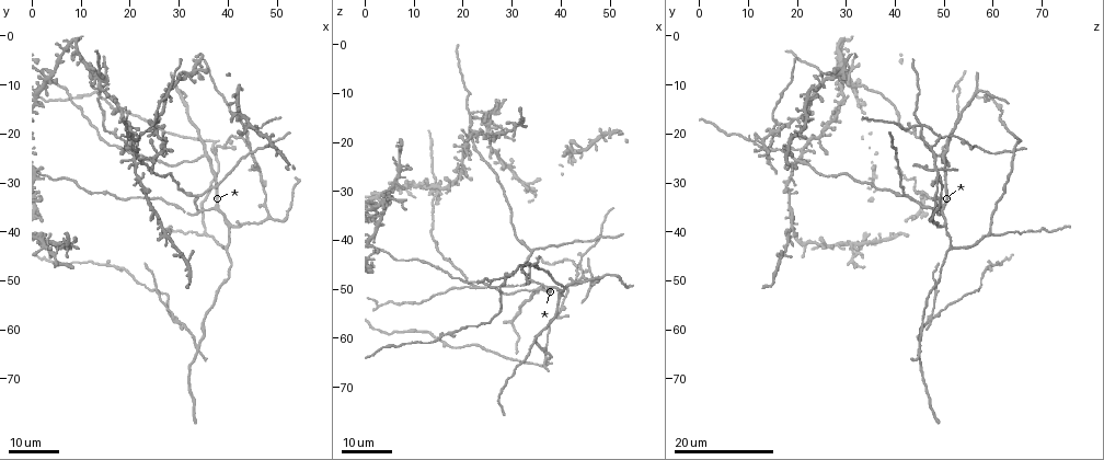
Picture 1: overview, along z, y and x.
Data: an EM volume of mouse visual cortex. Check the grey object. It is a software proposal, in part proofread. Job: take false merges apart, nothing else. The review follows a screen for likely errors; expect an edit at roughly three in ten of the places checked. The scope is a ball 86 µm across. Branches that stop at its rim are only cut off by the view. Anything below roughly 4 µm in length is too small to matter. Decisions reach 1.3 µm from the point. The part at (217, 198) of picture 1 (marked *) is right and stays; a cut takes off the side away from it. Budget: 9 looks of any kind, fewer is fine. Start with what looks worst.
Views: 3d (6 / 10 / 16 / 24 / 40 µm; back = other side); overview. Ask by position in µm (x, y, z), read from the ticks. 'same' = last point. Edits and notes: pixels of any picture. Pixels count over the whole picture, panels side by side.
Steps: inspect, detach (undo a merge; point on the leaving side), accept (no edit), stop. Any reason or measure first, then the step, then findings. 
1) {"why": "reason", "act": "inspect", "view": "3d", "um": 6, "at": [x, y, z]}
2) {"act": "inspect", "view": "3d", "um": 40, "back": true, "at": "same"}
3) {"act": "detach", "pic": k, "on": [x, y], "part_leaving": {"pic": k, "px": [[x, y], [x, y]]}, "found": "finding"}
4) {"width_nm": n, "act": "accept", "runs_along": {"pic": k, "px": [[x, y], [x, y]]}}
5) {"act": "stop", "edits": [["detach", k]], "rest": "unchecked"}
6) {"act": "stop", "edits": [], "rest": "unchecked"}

{"why": "branch point", "act": "inspect", "view": "3d", "um": 16, "at": [21.5, 23.5, 15.0]}

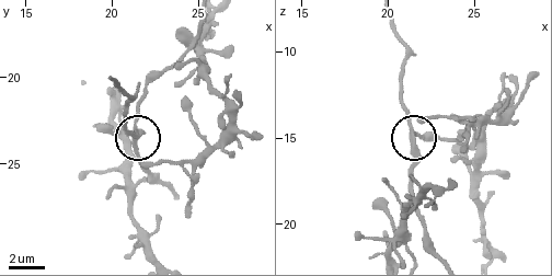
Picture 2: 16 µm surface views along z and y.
{"act": "inspect", "view": "3d", "um": 6, "at": "same"}

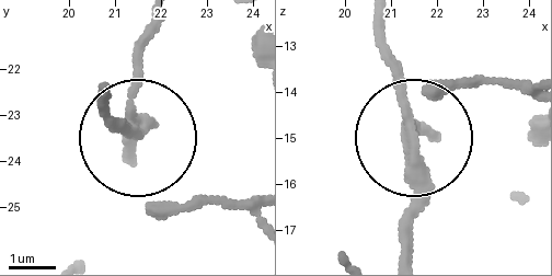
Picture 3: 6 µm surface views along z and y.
{"act": "accept", "runs_along": {"pic": 3, "px": [[407, 254], [407, 113], [384, 34]]}, "found": "continuous, no second neuron"}

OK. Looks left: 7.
{"why": "three-way junction", "act": "inspect", "view": "3d", "um": 24, "at": [34.0, 64.0, 45.5]}

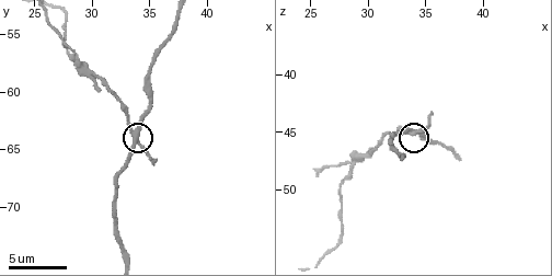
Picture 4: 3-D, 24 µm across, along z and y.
{"act": "inspect", "view": "3d", "um": 6, "at": [33.6, 63.4, 45.0]}

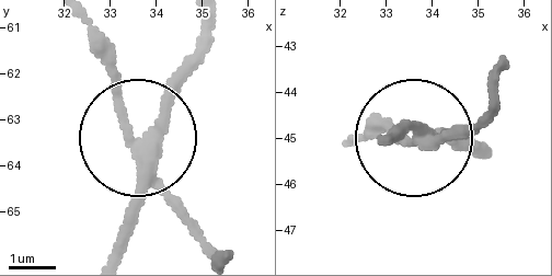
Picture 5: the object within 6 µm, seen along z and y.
{"width_nm": 260, "act": "detach", "pic": 5, "on": [114, 98], "part_leaving": {"pic": 5, "px": [[140, 161], [93, 24]]}, "found": "two neurons meet here"}

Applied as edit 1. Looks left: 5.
{"why": "see it whole again", "act": "inspect", "view": "overview"}

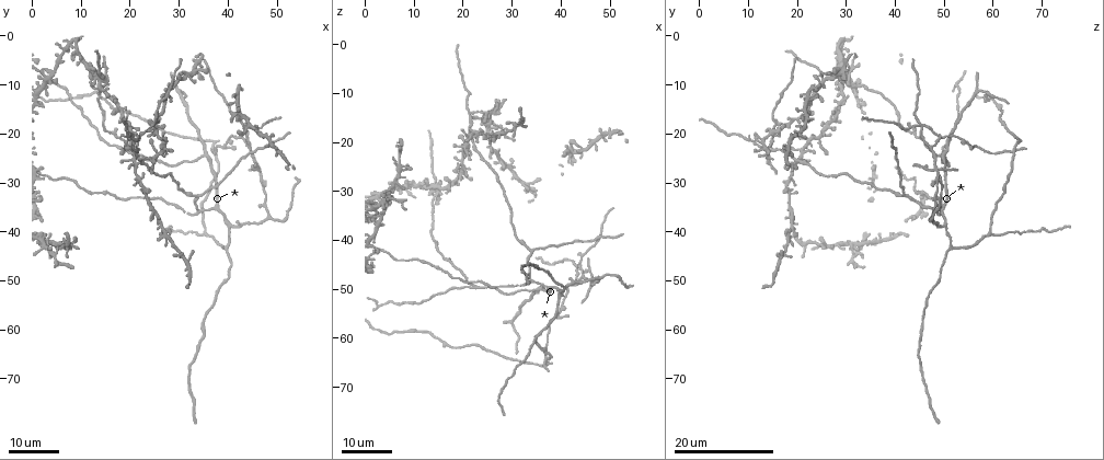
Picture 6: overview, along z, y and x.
{"why": "arms part here", "act": "inspect", "view": "3d", "um": 24, "at": [15.0, 9.0, 30.5]}

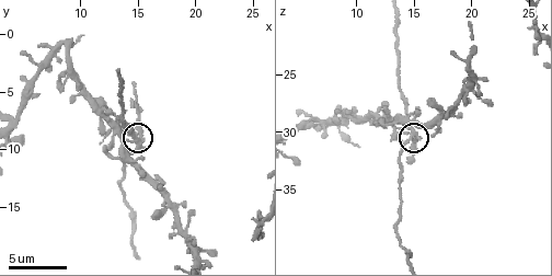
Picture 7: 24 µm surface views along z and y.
{"why": "closer look", "act": "inspect", "view": "3d", "um": 6, "at": [15.2, 9.2, 30.6]}

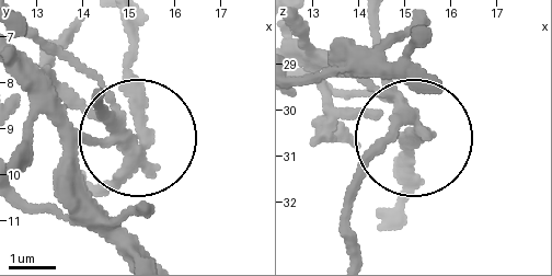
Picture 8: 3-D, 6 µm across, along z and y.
{"width_nm": 230, "act": "accept", "found": "one neuron here"}

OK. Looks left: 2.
{"why": "four-way junction", "act": "inspect", "view": "3d", "um": 16, "at": [0.5, 14.5, 33.0]}

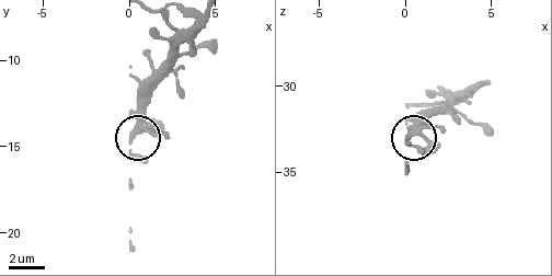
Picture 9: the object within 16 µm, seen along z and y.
{"why": "closer look", "act": "inspect", "view": "3d", "um": 10, "at": [0.2, 14.5, 32.9]}

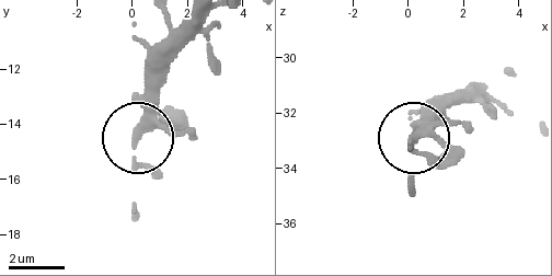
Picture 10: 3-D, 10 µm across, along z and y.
{"arms": 4, "act": "accept", "runs_along": {"pic": 10, "px": [[202, 20], [138, 140], [136, 208]]}, "found": "one neuron here"}

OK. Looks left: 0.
{"act": "stop", "edits": [["detach", 5]], "rest": "unchecked"}

